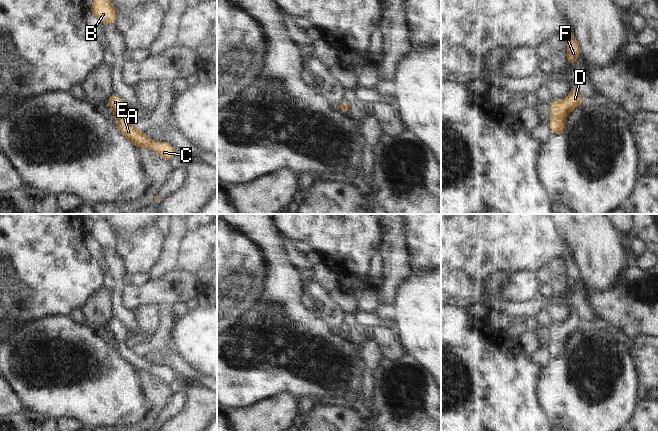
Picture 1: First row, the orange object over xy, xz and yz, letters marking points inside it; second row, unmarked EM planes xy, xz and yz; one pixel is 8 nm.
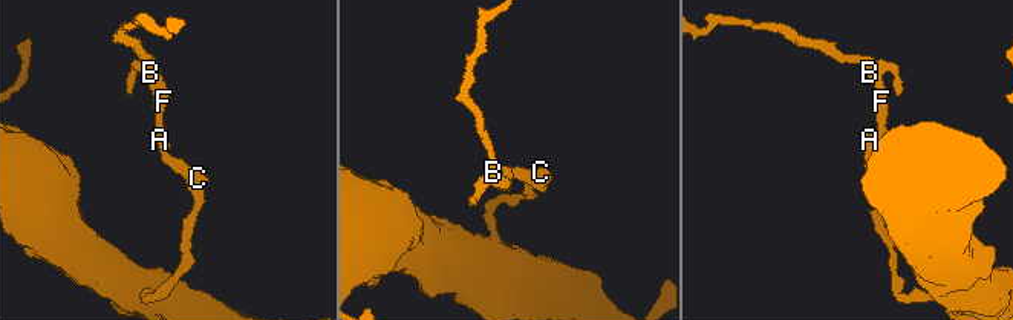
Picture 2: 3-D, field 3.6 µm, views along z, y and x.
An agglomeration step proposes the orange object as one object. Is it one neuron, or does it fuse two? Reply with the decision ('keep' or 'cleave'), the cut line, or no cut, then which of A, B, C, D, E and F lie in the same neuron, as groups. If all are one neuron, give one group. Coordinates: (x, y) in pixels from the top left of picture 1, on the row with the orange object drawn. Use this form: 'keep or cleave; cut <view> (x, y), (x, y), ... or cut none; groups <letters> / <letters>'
keep; cut none; groups A B C D E F

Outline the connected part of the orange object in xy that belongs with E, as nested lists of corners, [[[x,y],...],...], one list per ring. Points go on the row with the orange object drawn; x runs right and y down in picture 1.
[[[111,94],[106,102],[112,109],[119,132],[128,138],[137,148],[151,148],[166,160],[170,160],[177,154],[169,143],[165,141],[154,142],[146,135],[144,130],[139,131],[135,124],[128,124],[125,118],[129,113],[129,109],[117,94]]]

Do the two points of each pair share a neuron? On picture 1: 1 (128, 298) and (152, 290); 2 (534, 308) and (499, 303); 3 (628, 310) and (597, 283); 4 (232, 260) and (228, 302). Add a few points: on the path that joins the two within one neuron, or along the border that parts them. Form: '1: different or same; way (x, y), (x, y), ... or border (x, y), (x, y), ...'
1: same; way (134, 296), (146, 294)
2: same; way (525, 308), (508, 307)
3: different; border (620, 272), (615, 282), (608, 288), (587, 292)
4: same; way (228, 270), (228, 292)

